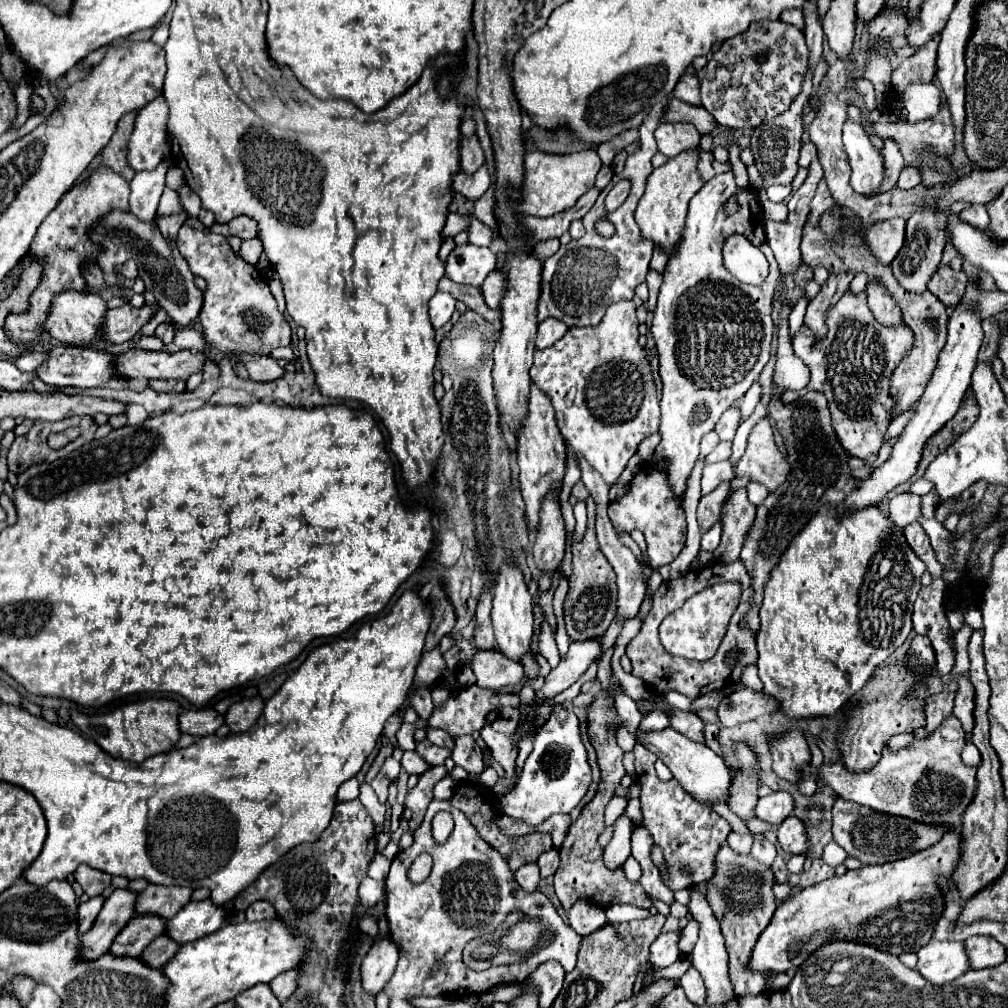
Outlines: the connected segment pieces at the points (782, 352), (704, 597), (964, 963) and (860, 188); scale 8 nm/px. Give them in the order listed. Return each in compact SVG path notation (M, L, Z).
M782 310L780 318L780 338L778 338L778 362L774 370L774 382L776 382L776 396L780 396L784 390L800 390L808 384L808 368L802 360L798 360L792 352L792 344L788 338L788 320Z
M736 582L714 584L712 588L706 588L704 592L692 596L688 602L684 602L682 608L668 614L660 624L660 640L664 648L674 656L694 658L698 661L710 659L721 644L728 622L740 604L740 596L742 596L742 588Z
M930 940L918 950L918 972L936 986L944 986L970 970L964 942Z
M850 120L844 124L842 140L852 168L850 186L859 194L878 192L886 172L882 152L872 146L870 136L862 130L862 126Z

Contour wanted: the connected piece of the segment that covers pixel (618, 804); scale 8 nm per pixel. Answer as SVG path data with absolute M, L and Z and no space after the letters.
M614 796L606 806L606 826L610 826L618 816L622 816L624 808L626 808L626 798L624 796Z

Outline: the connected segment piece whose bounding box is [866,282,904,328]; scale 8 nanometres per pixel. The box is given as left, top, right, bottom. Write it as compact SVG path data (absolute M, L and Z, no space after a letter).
M870 282L866 286L866 294L868 294L868 308L872 310L876 320L880 320L880 324L888 328L894 328L896 324L904 324L898 304L888 296L884 286L880 286L878 282Z

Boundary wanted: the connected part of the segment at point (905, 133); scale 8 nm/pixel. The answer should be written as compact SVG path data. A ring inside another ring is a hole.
M942 104L938 116L918 122L918 124L908 124L908 122L876 122L870 126L876 136L884 138L896 138L902 146L904 154L904 166L912 162L920 162L920 152L926 146L934 146L940 154L948 156L954 150L954 124L950 120L948 108Z

